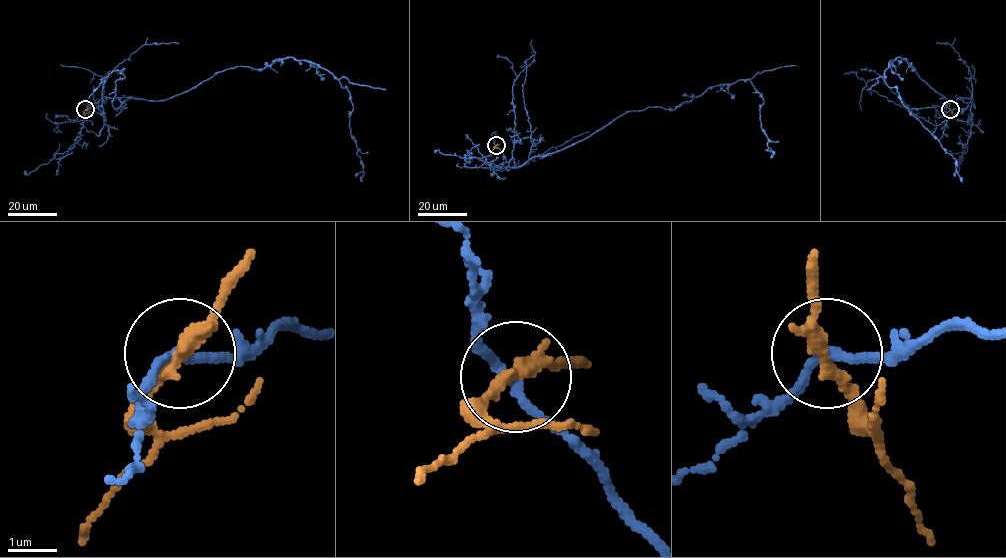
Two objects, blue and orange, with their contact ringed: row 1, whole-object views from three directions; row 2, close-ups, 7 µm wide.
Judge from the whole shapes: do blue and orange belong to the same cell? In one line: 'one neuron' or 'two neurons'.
one neuron

